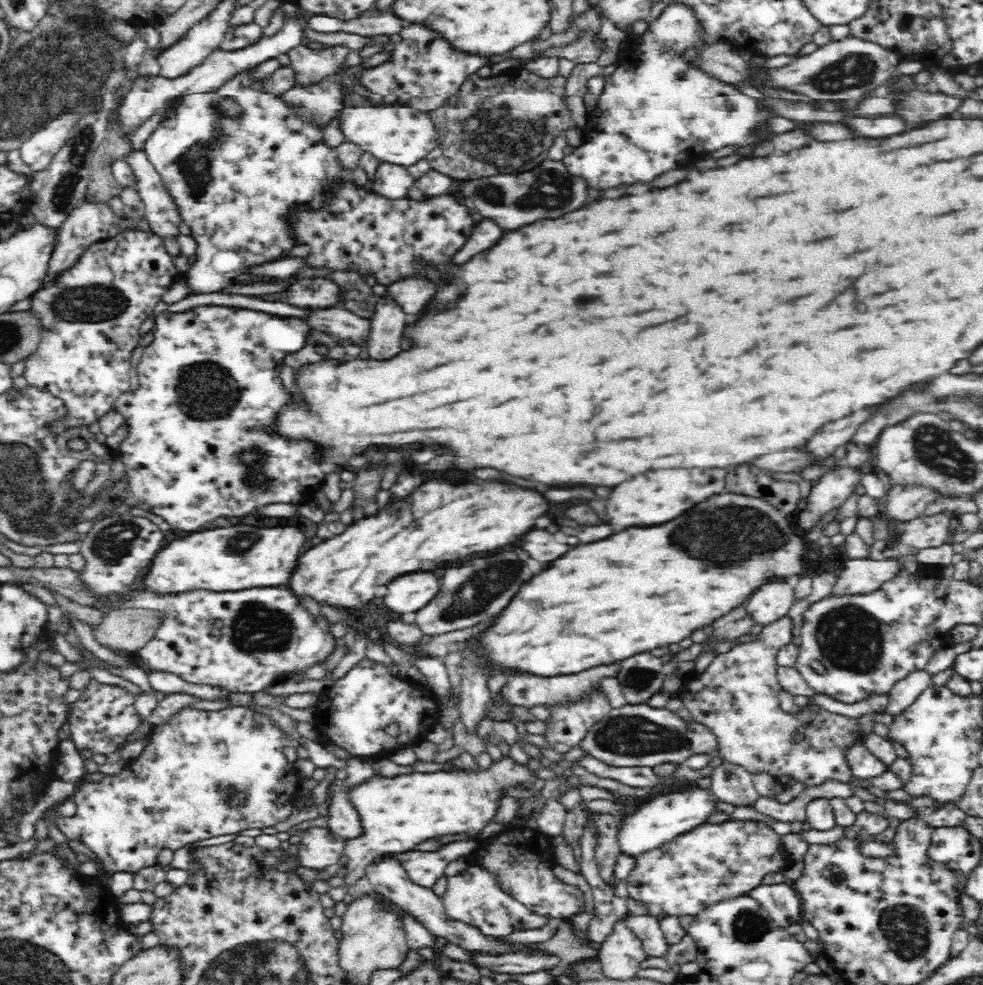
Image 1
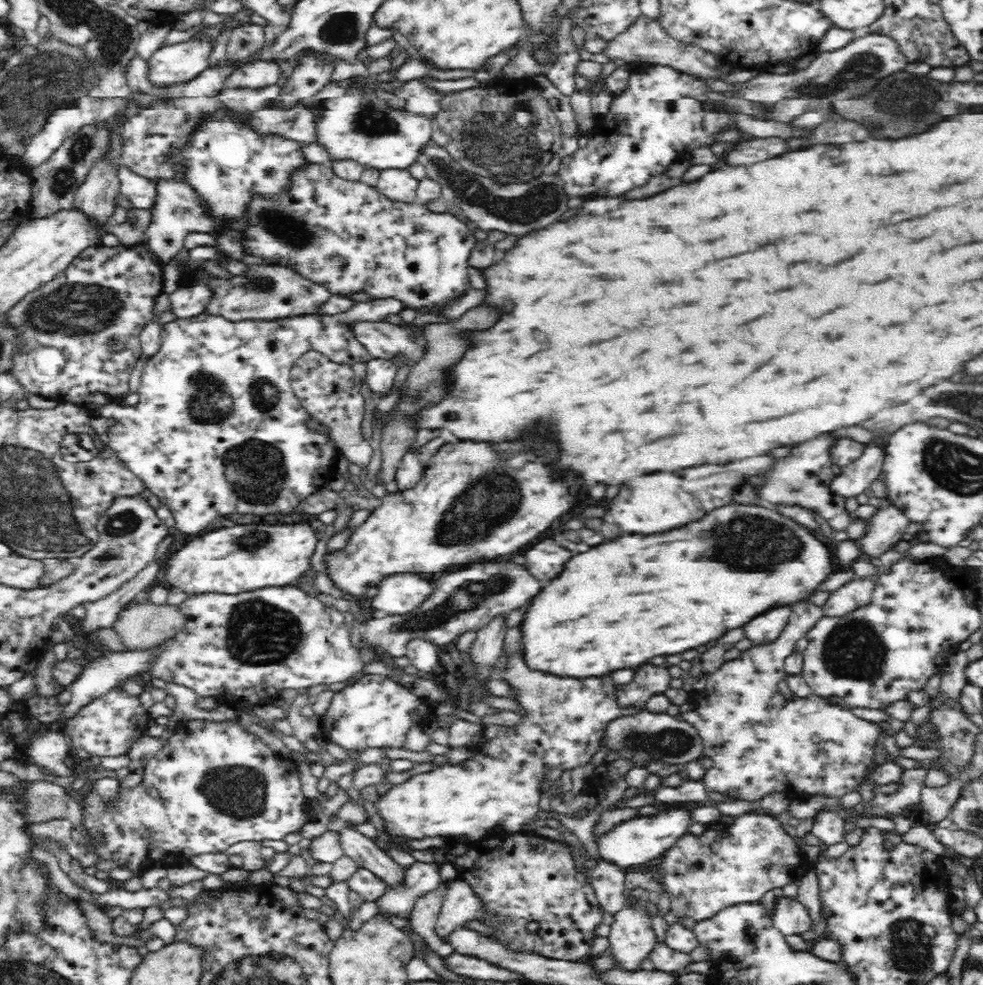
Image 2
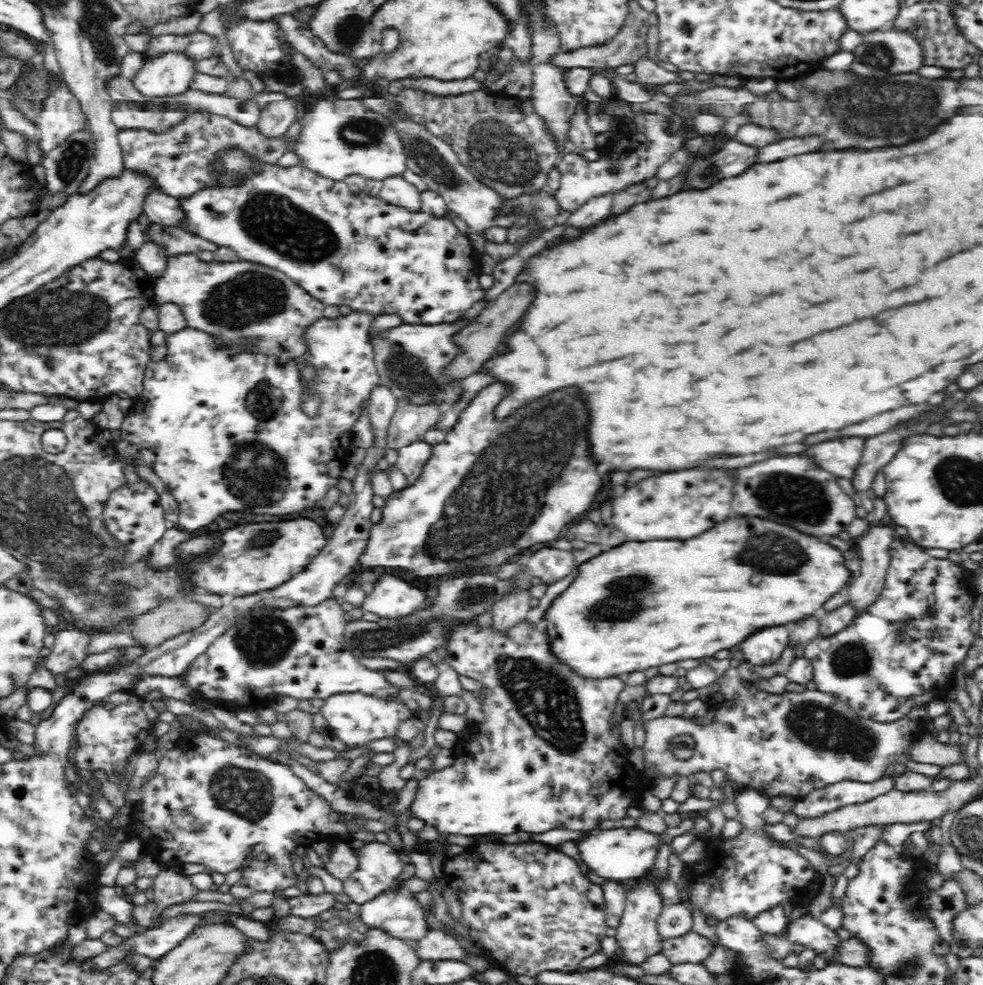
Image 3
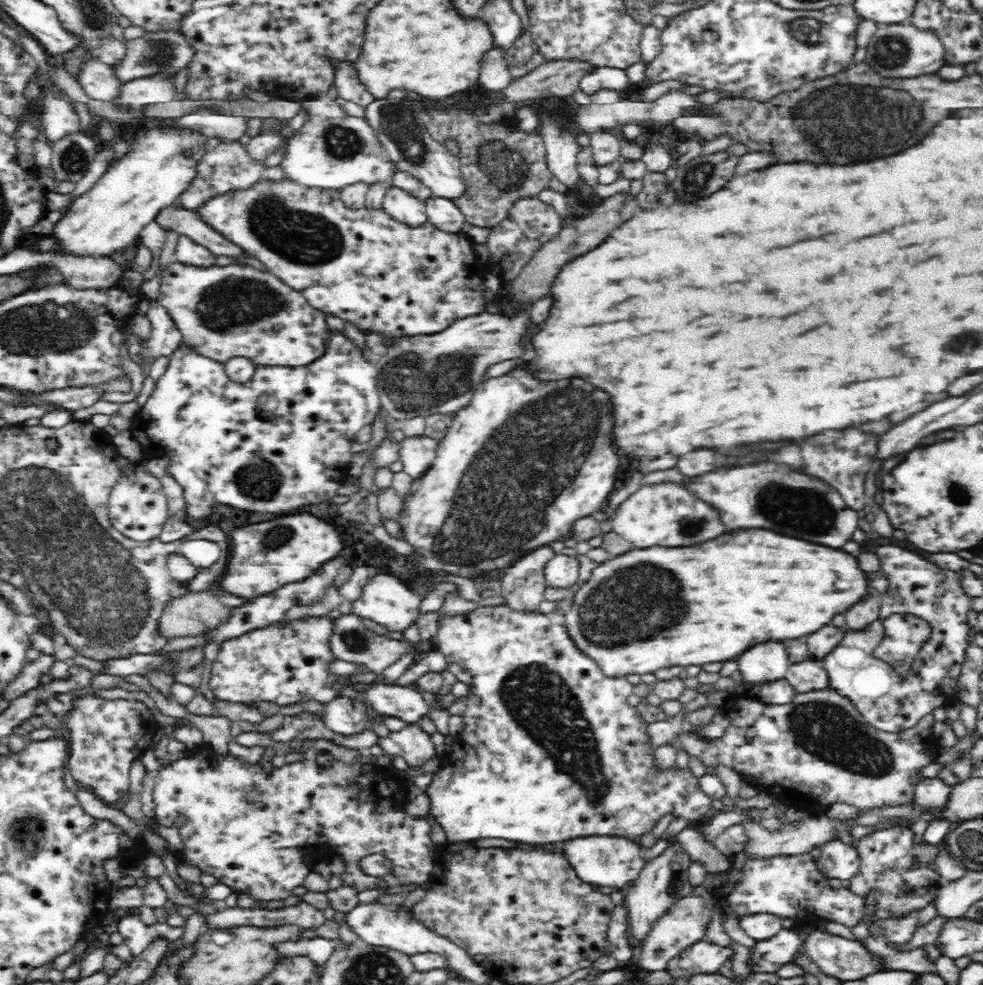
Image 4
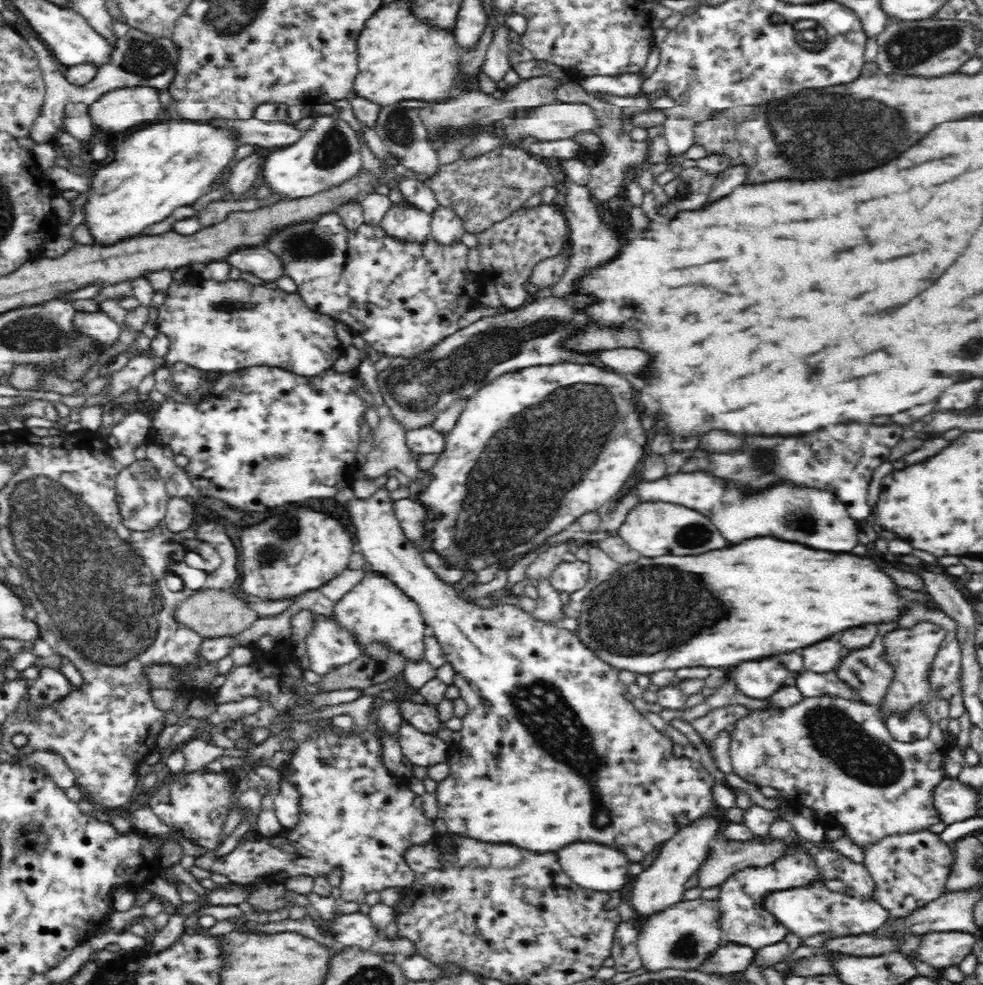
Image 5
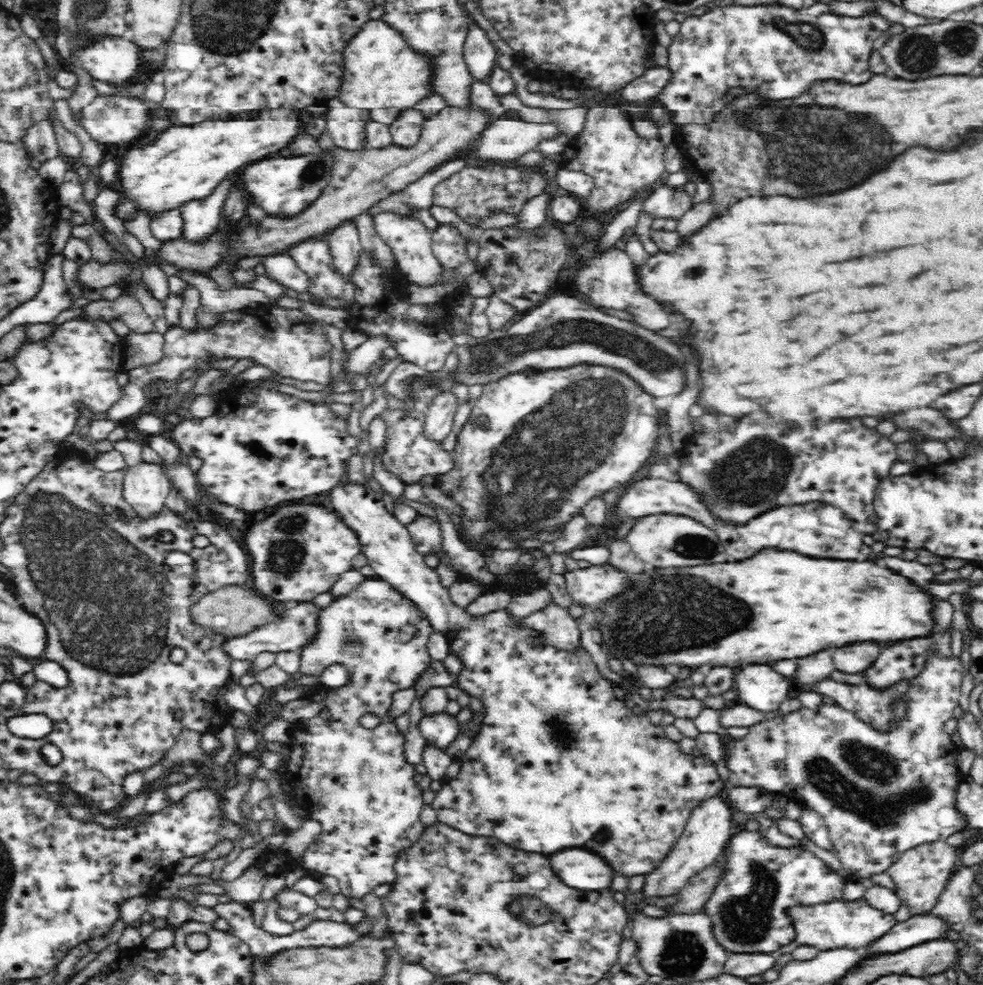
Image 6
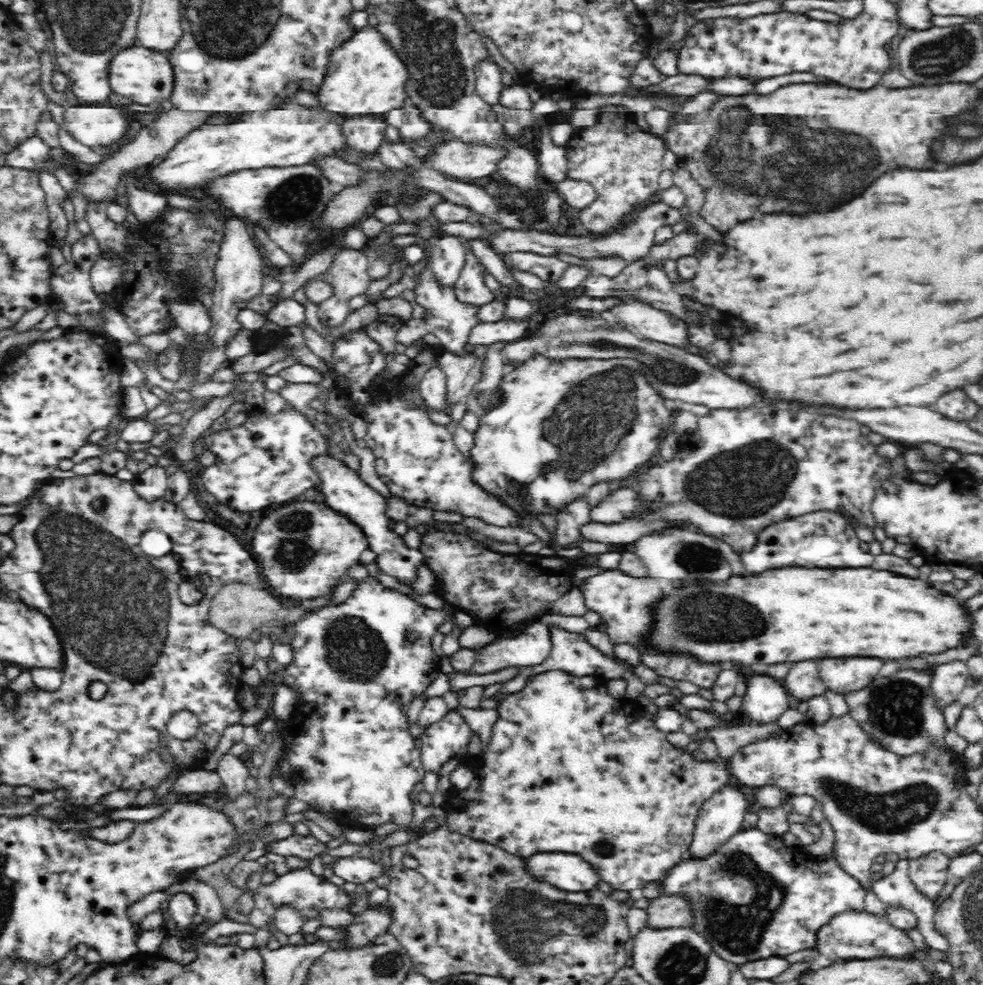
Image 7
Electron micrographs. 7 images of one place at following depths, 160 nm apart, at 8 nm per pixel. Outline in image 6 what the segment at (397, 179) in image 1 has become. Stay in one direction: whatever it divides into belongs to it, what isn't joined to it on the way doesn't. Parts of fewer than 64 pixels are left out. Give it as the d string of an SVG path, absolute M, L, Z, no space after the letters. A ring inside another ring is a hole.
M388 211L379 212L374 217L374 227L376 227L378 236L384 241L384 244L389 246L392 256L396 260L396 266L401 274L406 276L406 280L422 287L435 286L441 271L441 264L431 247L432 229L411 215Z

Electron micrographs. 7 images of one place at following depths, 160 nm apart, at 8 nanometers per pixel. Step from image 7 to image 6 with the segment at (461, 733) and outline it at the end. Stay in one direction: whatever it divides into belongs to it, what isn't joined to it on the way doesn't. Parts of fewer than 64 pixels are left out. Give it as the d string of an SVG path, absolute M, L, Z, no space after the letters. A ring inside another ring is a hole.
M445 712L424 714L418 726L423 738L438 747L448 746L460 732L458 721Z

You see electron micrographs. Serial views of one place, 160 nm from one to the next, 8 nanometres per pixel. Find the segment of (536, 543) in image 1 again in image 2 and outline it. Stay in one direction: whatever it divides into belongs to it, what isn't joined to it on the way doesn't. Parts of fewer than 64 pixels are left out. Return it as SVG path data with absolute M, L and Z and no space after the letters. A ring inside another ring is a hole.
M544 538L530 550L526 550L528 560L526 566L538 580L550 580L562 570L562 566L570 560L570 556L572 556L570 550L558 546L552 538Z

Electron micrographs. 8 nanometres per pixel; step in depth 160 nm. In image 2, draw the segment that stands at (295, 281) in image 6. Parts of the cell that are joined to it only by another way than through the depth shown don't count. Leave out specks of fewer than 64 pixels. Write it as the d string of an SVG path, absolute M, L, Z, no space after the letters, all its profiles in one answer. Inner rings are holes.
M122 164L117 168L120 194L129 198L132 207L147 208L154 202L152 179L138 175L132 168Z

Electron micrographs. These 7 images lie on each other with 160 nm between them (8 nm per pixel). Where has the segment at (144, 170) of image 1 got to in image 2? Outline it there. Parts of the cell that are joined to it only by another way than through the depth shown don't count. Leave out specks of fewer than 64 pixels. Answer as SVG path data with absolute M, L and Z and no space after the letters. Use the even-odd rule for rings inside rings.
M158 177L154 183L154 202L149 206L150 220L143 235L142 242L150 245L154 253L161 258L162 262L168 264L170 260L184 250L184 238L192 232L209 233L217 230L217 225L207 211L202 207L195 190L186 185L179 178Z

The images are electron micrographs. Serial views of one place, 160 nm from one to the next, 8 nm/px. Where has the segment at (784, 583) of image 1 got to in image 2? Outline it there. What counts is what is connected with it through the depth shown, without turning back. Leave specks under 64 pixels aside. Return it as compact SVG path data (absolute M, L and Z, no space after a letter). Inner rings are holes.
M788 604L772 606L766 612L748 620L744 624L744 628L746 628L746 636L750 638L752 646L768 644L768 642L776 640L780 636L780 632L783 632L782 628L788 622L790 612L792 612L792 606L788 606Z

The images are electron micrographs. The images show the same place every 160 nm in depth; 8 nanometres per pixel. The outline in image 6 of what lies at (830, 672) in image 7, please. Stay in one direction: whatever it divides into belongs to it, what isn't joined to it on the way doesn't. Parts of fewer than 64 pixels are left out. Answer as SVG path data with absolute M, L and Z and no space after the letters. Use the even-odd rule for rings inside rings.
M870 640L838 646L832 652L836 668L850 674L864 670L878 654L880 654L880 642L870 642Z

